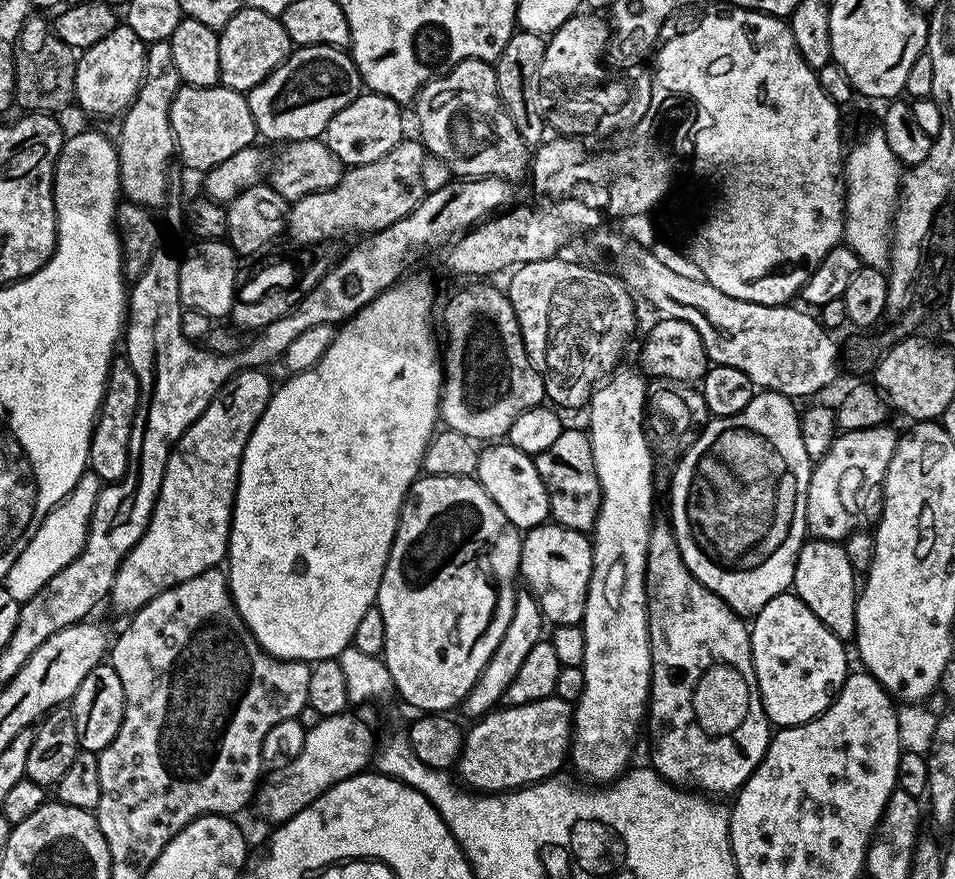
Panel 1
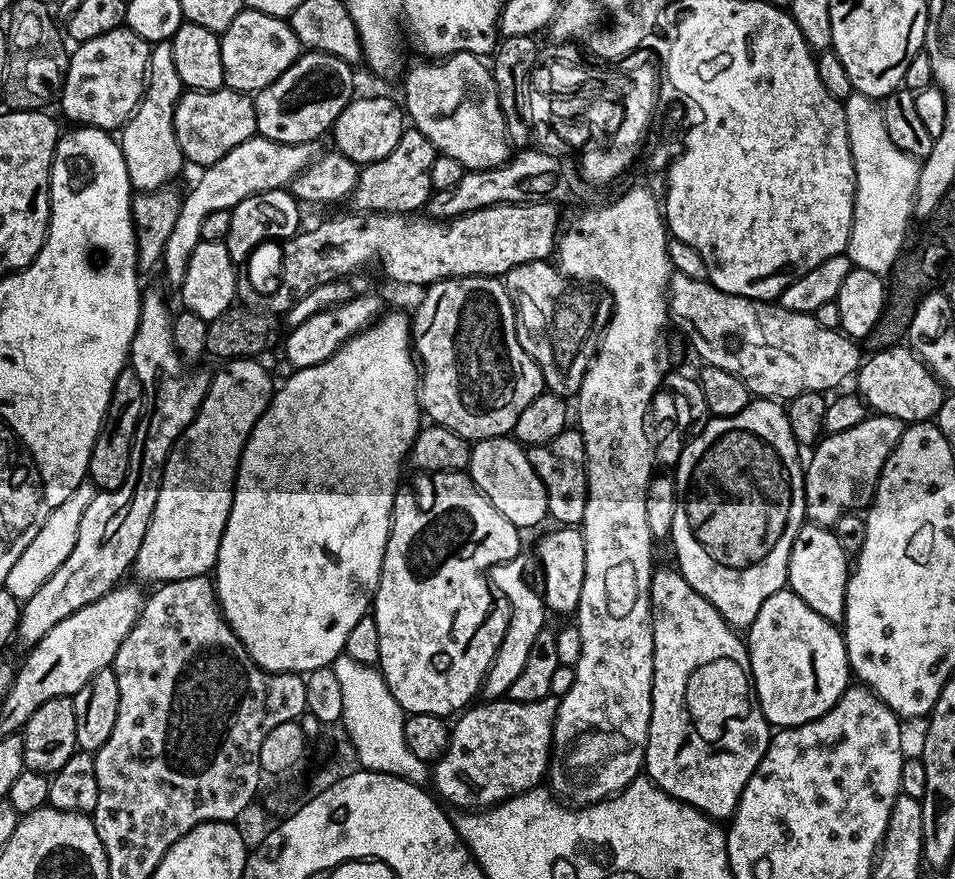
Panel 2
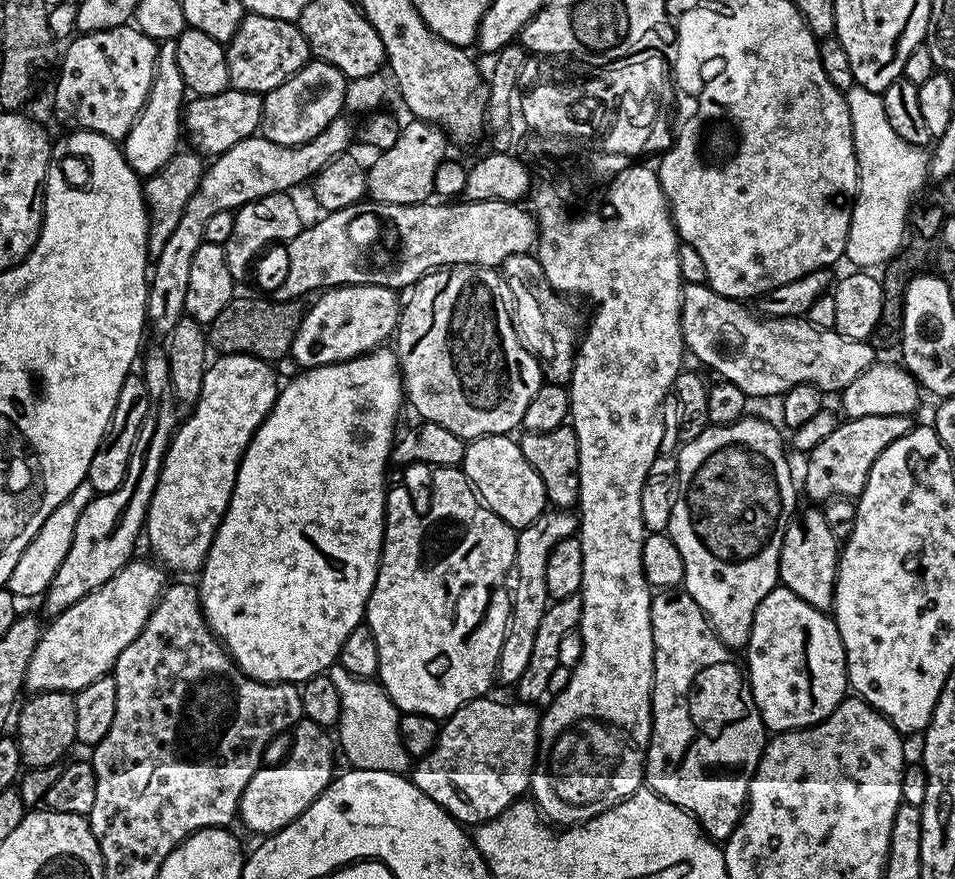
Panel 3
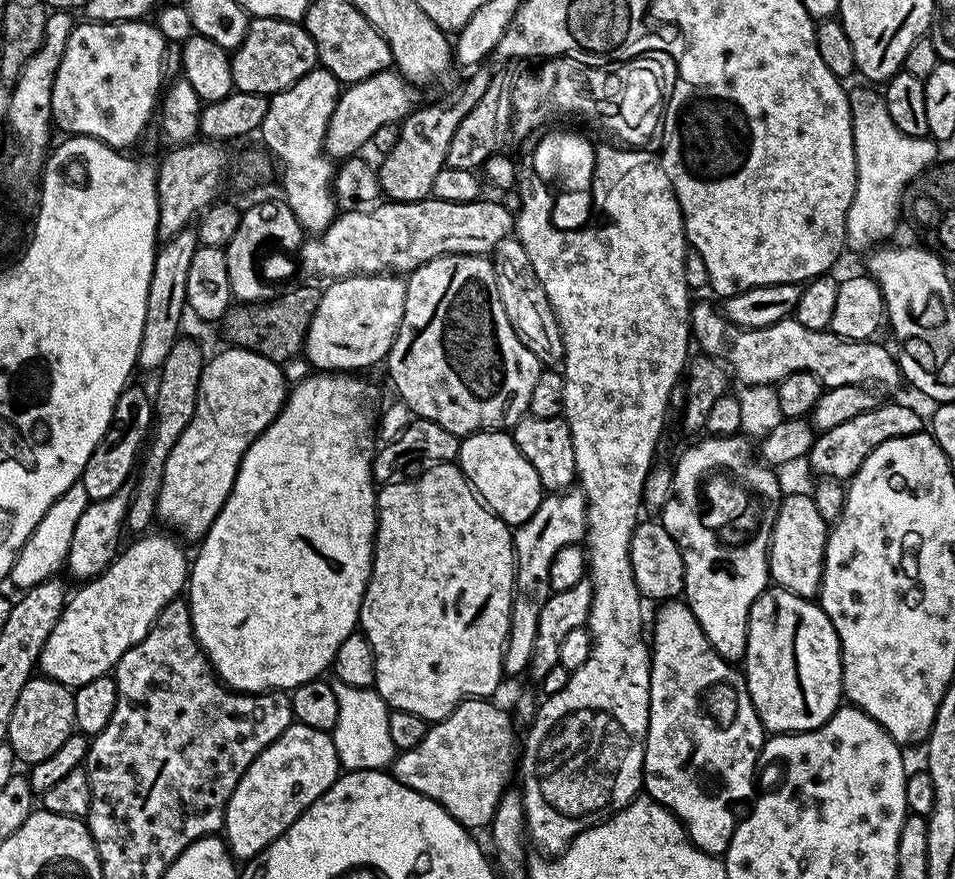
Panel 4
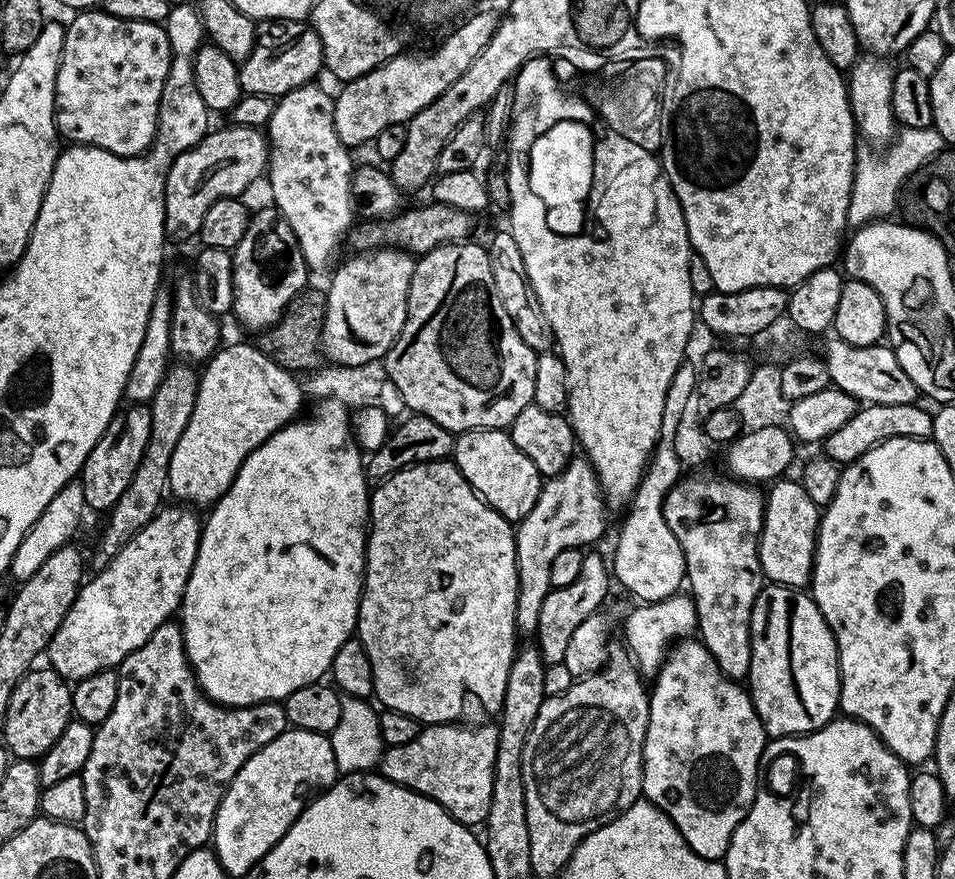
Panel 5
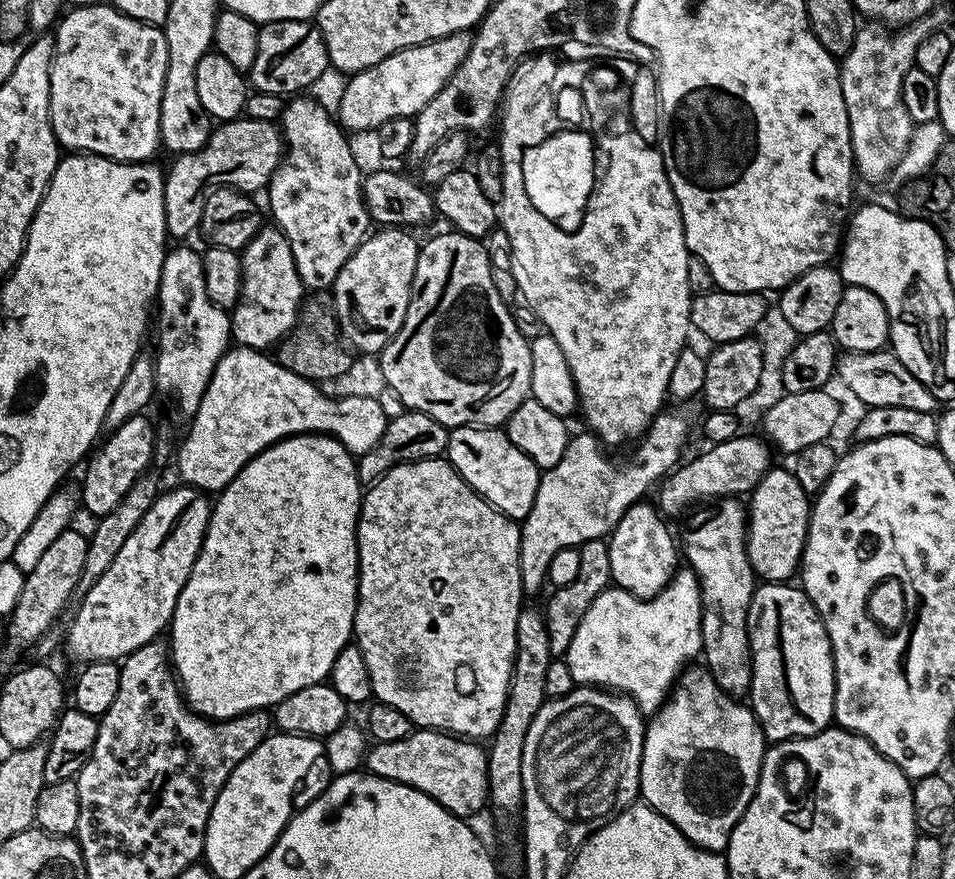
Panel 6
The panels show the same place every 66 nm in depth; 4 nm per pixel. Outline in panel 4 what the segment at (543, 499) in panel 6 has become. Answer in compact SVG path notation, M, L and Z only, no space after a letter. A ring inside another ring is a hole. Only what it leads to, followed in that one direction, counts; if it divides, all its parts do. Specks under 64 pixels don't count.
M579 487L545 495L526 523L514 532L514 587L508 641L504 647L504 671L509 677L524 676L528 670L530 654L534 654L534 637L538 635L538 614L546 606L550 595L548 579L550 562L562 546L580 544L588 531L588 500Z

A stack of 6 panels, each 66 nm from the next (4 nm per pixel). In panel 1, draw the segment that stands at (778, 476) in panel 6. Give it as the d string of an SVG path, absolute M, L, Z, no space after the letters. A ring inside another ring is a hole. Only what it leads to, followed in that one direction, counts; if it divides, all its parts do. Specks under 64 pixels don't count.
M805 539L794 566L794 595L826 625L838 639L851 641L856 634L858 573L852 568L843 543L834 540Z

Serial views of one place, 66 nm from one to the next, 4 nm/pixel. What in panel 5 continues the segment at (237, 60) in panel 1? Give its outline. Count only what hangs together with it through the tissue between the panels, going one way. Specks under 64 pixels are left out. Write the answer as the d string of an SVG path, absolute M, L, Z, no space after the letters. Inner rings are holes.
M262 20L256 25L254 50L239 65L240 87L250 96L279 98L303 84L313 83L324 68L322 42L304 20Z

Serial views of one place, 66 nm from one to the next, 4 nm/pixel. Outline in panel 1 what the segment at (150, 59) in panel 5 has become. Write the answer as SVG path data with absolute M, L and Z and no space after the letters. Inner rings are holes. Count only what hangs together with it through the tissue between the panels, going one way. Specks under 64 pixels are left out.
M126 22L117 23L117 26L114 30L110 30L110 34L106 34L106 38L102 38L102 42L94 42L94 46L90 46L89 48L83 49L79 53L80 60L77 59L75 61L76 65L76 73L72 75L74 78L74 90L72 91L75 103L78 105L80 103L80 108L84 112L89 112L92 116L116 116L119 117L121 114L128 111L128 108L131 104L133 104L136 100L136 95L138 94L138 90L140 89L140 83L142 82L142 78L144 77L144 54L146 51L146 40L143 40L141 33L129 26Z

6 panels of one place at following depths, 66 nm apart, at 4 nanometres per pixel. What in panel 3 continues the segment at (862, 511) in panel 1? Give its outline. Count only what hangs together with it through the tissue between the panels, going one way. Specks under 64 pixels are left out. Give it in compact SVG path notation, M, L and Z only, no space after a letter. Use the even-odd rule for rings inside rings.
M886 414L885 416L867 416L857 420L845 419L837 423L836 429L830 434L830 438L822 438L818 446L814 446L812 451L807 453L808 465L804 468L804 484L802 480L802 492L809 496L812 502L827 502L833 496L846 496L849 498L859 497L860 491L866 486L866 478L870 474L870 466L894 442L899 436L905 436L914 426L912 416L899 416L898 414Z

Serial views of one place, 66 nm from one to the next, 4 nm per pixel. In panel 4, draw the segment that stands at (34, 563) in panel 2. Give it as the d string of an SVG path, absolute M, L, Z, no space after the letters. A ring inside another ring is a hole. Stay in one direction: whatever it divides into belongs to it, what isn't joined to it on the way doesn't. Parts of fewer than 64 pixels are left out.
M79 482L72 484L70 490L63 492L52 503L50 510L46 510L46 514L42 514L42 522L38 522L38 526L30 534L30 538L26 538L26 542L16 553L16 560L12 563L10 573L10 584L20 588L19 590L27 590L38 586L43 580L51 579L56 573L59 573L56 572L59 568L61 571L62 565L68 558L70 542L74 538L74 526L78 526L78 518L82 518L89 503L86 486L82 486Z

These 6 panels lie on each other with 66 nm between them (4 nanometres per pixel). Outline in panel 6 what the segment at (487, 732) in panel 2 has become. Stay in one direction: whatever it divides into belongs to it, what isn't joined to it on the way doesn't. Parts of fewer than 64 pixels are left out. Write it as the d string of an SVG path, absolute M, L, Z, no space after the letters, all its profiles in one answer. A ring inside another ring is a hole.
M416 728L398 742L373 743L366 752L367 771L410 786L434 798L461 818L472 818L488 804L488 753L477 741L434 728Z

